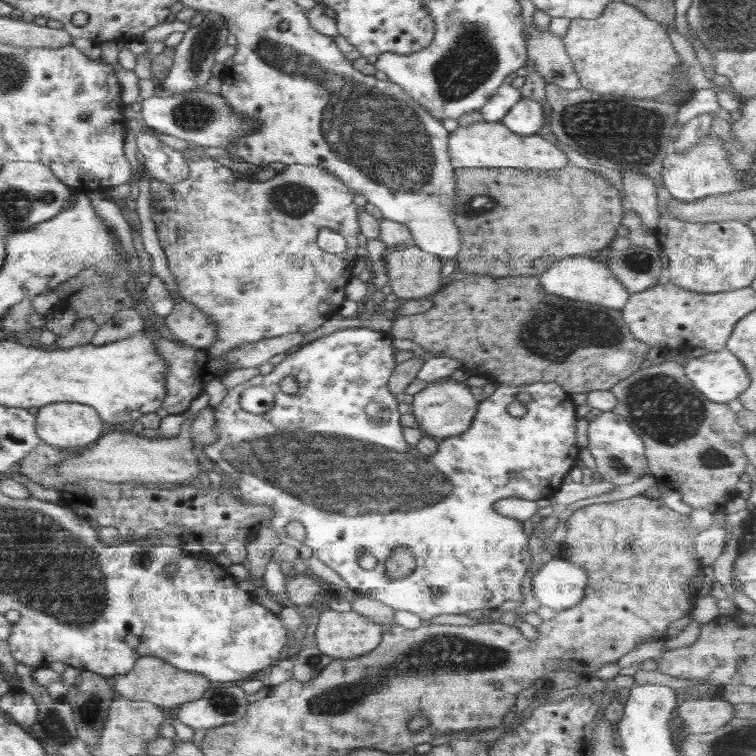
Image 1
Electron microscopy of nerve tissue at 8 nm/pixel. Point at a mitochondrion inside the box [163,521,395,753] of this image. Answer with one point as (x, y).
(224, 702)

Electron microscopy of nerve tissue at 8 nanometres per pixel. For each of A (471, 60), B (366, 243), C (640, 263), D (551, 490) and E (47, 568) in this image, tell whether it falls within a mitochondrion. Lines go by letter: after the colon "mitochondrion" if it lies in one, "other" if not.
A: mitochondrion
B: other
C: mitochondrion
D: other
E: mitochondrion

